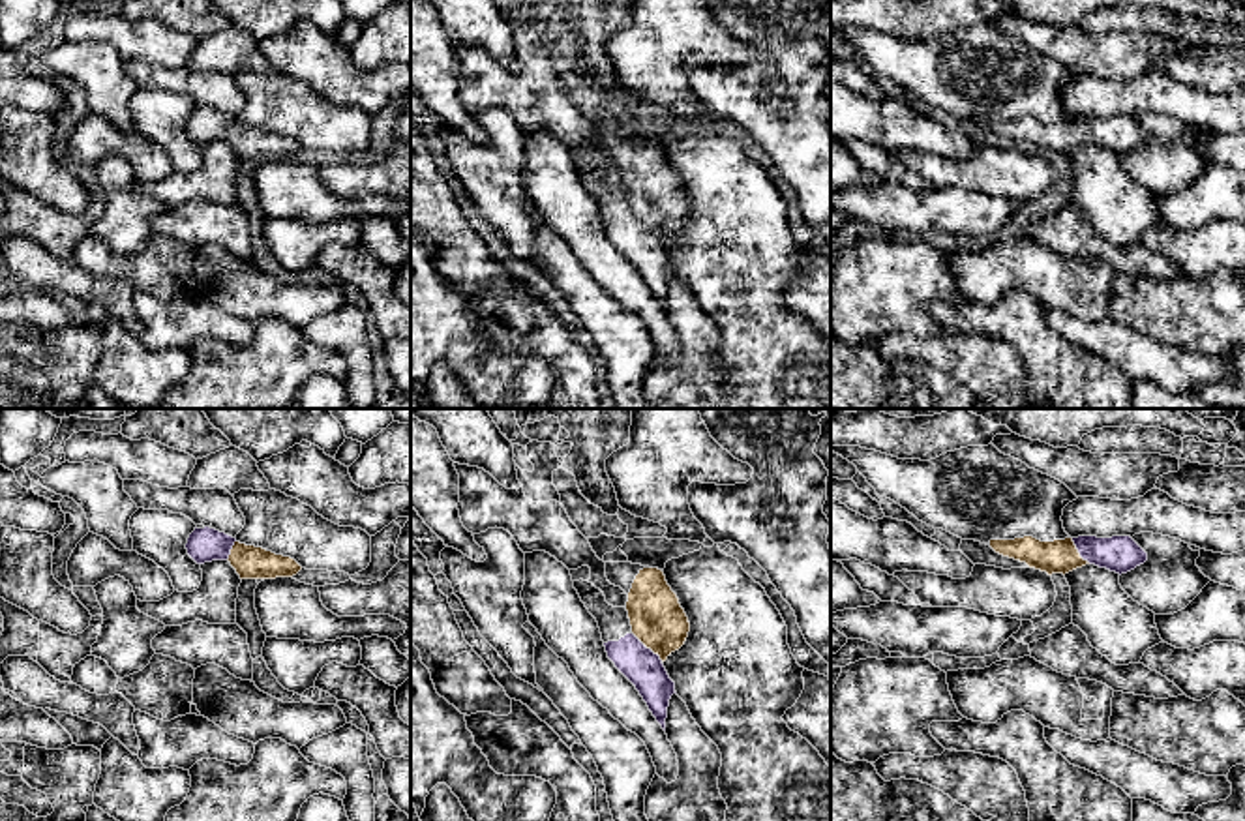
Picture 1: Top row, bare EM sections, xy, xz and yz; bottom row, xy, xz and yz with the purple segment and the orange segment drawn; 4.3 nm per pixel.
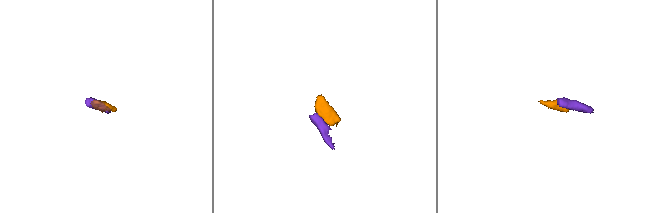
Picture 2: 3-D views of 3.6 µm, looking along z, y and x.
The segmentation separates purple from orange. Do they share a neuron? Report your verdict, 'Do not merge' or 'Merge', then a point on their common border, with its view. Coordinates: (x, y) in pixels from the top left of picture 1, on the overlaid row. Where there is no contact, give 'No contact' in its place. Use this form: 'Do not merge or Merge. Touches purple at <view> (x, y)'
Merge. Touches purple at xz (645, 647)

